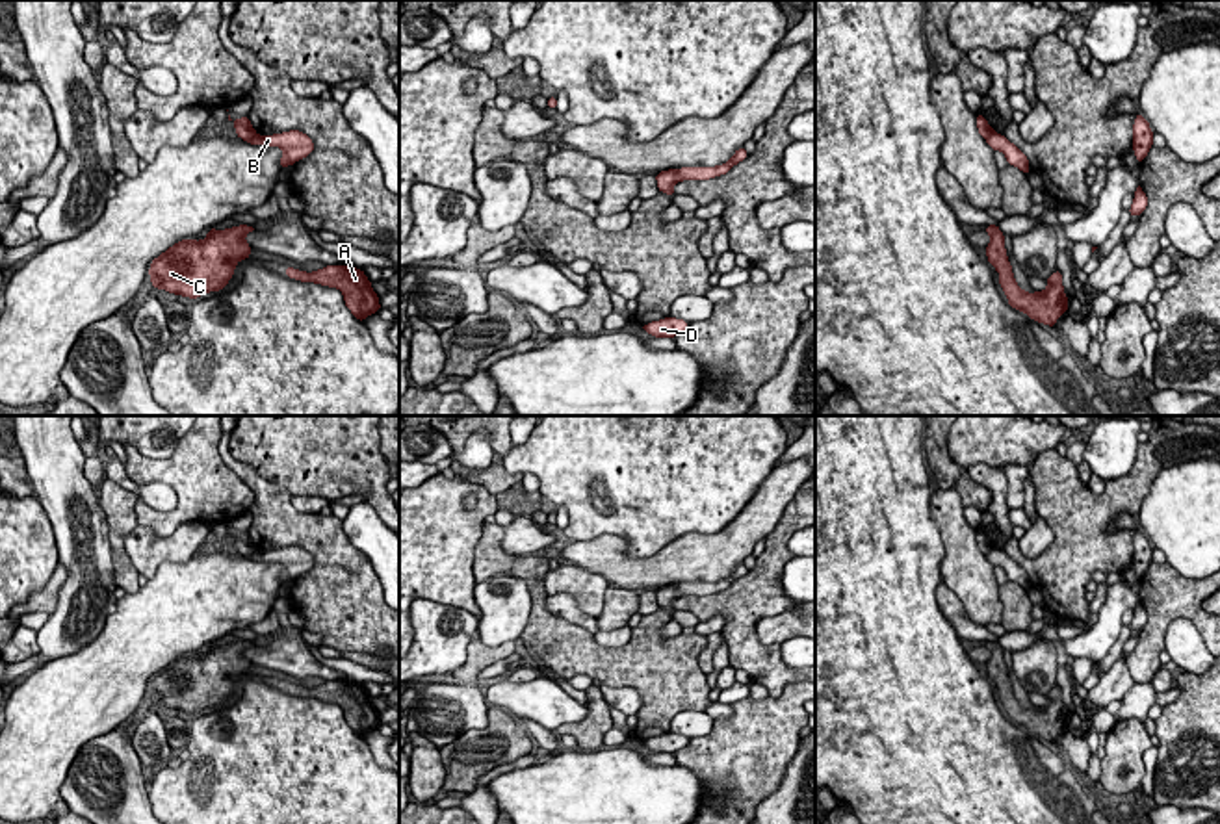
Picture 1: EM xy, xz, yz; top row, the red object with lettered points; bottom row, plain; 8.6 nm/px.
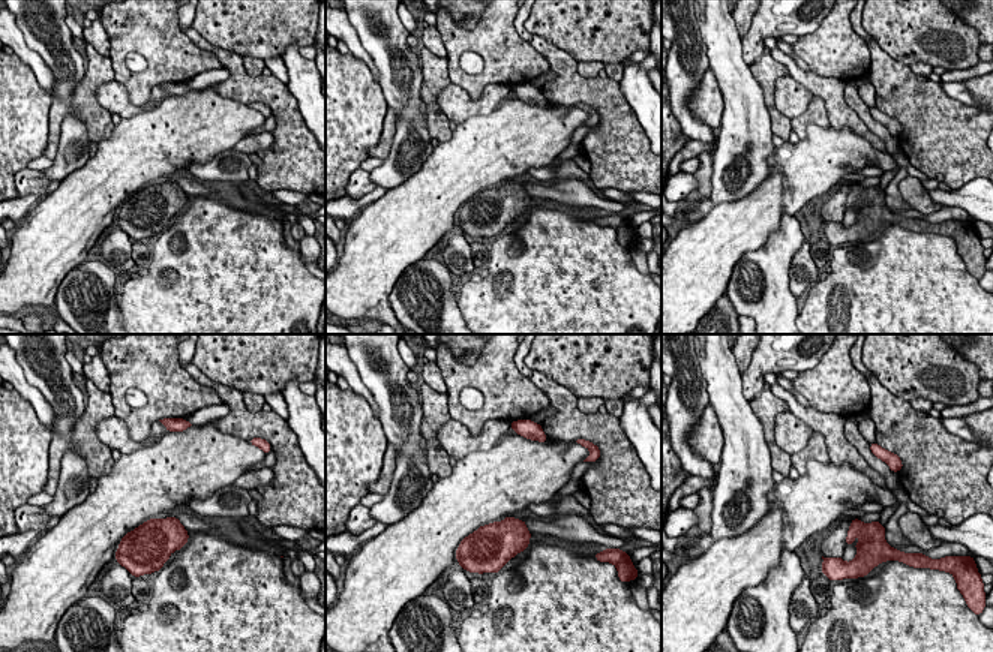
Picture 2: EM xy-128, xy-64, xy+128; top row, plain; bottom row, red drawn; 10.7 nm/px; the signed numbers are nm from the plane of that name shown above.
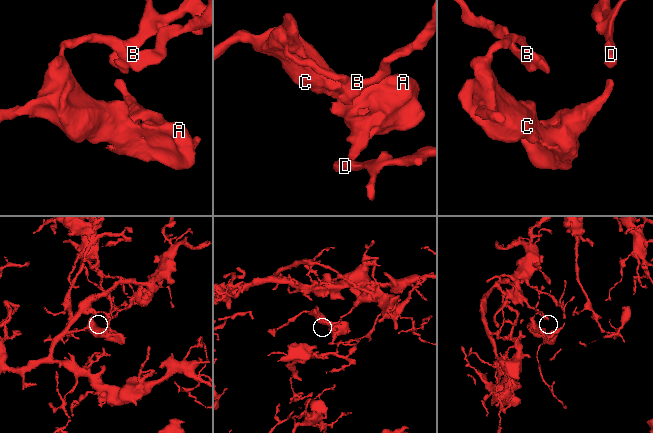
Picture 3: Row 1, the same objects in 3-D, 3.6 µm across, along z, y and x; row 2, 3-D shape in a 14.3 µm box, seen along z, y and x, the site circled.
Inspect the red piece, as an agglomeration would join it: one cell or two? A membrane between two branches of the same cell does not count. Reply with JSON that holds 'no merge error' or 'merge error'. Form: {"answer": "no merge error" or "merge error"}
{"answer": "merge error"}

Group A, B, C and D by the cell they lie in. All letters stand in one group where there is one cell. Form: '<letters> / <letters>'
A C / B D

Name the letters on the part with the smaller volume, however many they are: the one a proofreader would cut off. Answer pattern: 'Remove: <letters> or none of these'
Remove: A, C

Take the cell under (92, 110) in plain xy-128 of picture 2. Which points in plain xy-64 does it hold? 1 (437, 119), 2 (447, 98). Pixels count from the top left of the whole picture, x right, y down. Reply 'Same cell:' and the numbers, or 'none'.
Same cell: 1

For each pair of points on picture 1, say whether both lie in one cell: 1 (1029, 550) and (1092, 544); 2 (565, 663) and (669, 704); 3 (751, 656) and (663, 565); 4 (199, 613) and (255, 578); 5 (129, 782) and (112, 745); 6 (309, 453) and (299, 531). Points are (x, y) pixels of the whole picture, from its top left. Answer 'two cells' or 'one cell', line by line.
1: two cells
2: one cell
3: two cells
4: one cell
5: one cell
6: two cells

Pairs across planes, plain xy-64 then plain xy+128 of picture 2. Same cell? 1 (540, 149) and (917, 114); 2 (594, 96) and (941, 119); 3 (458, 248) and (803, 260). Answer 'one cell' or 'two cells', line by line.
1: two cells
2: one cell
3: one cell

